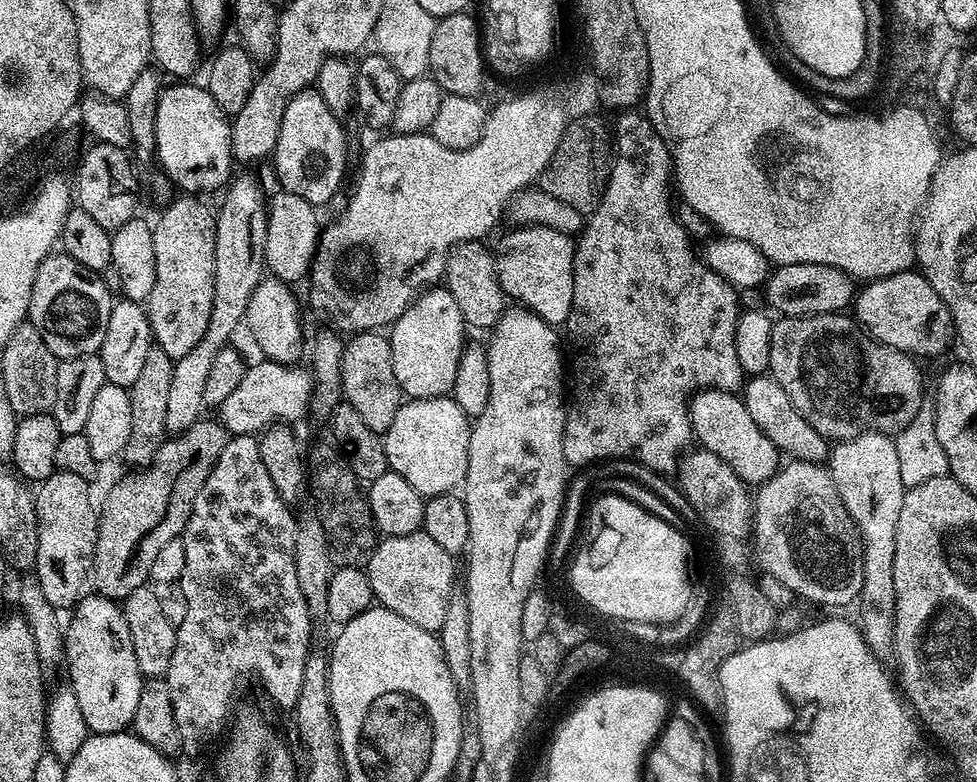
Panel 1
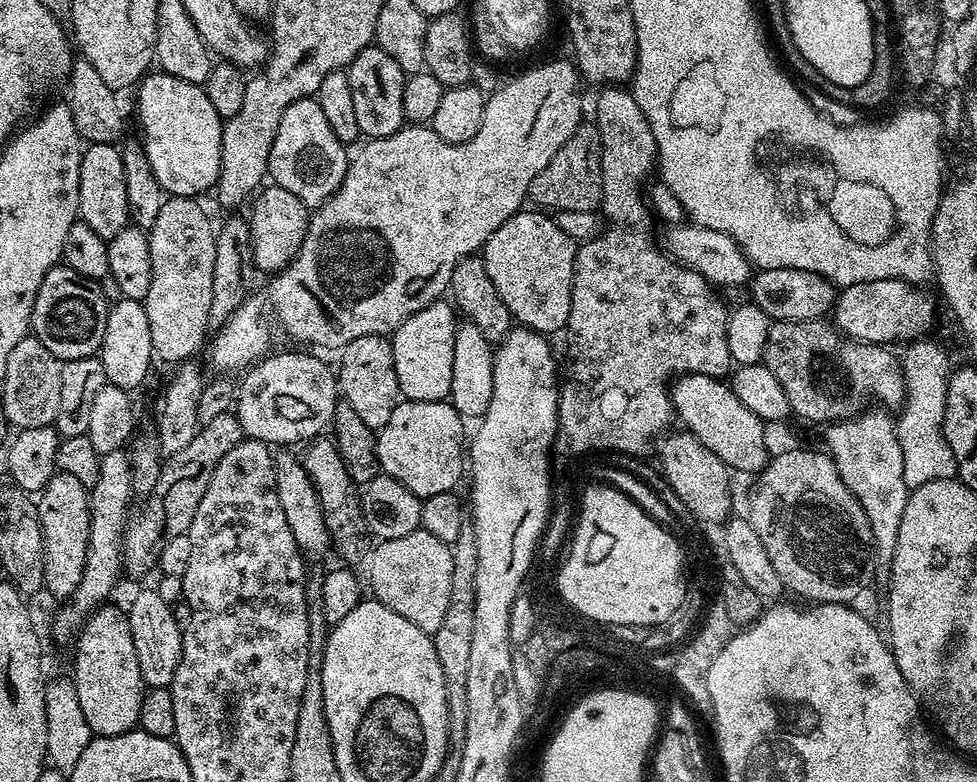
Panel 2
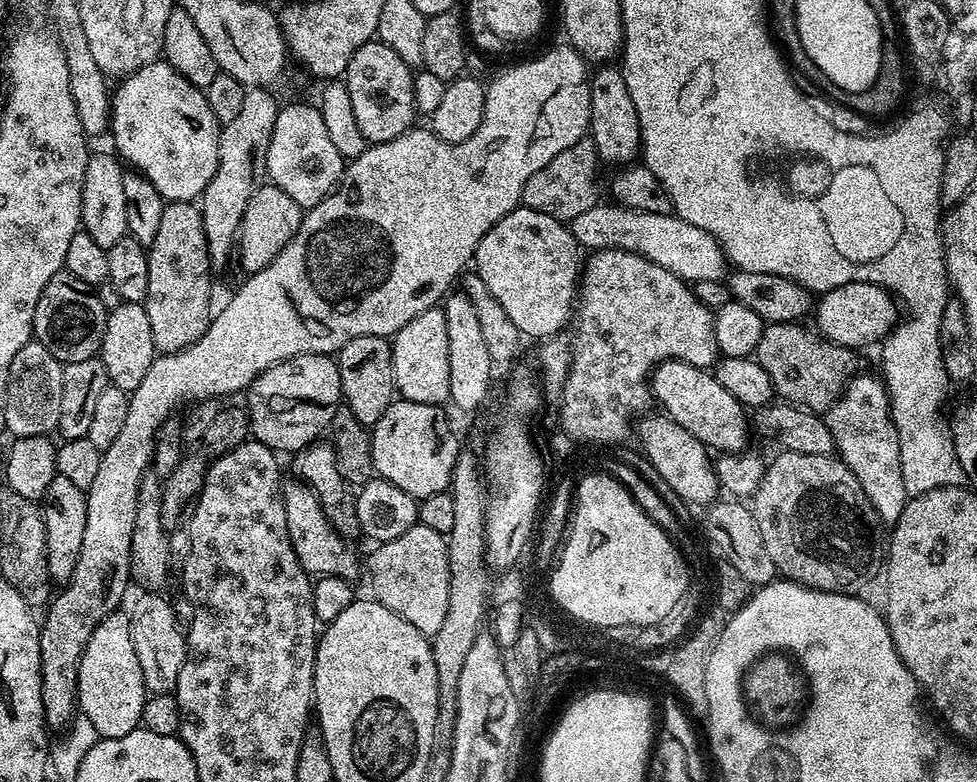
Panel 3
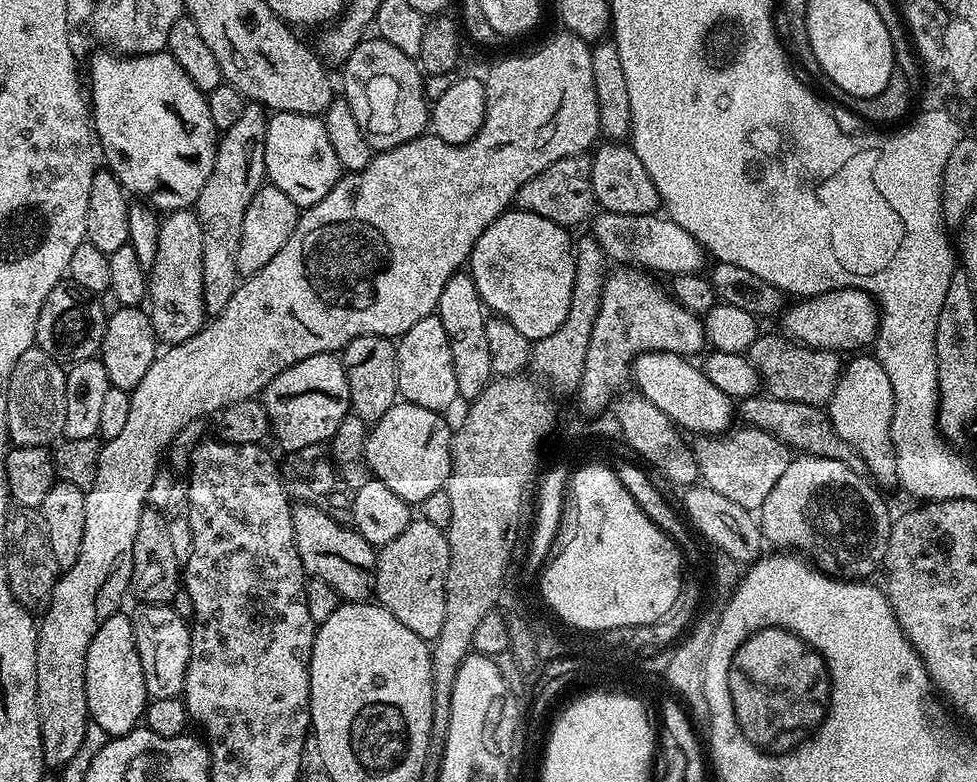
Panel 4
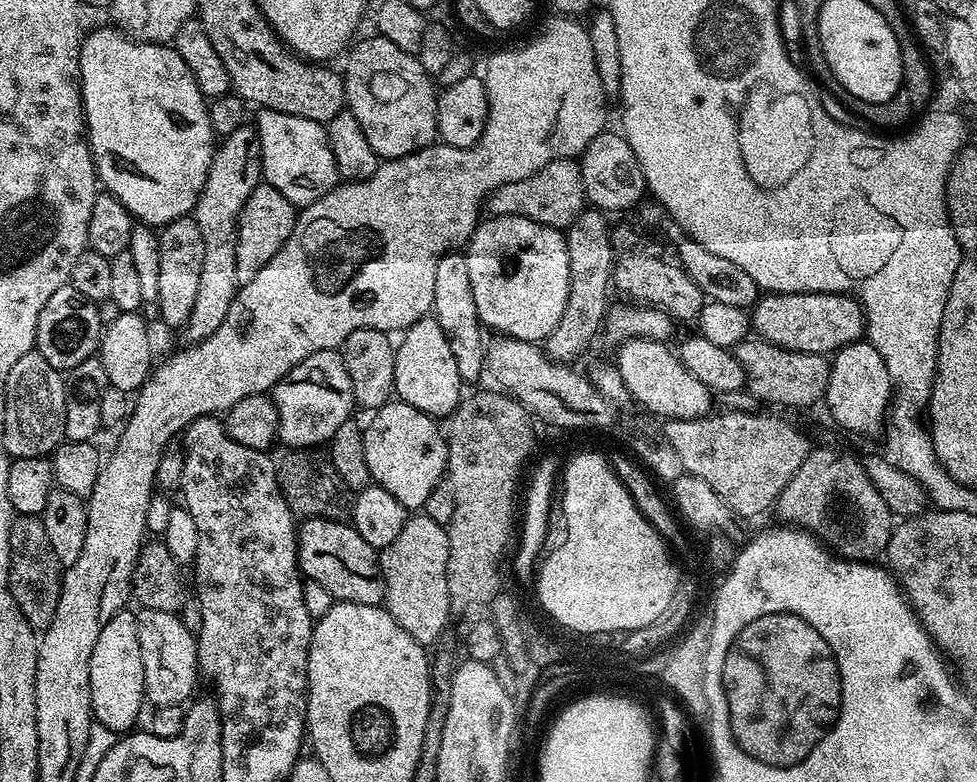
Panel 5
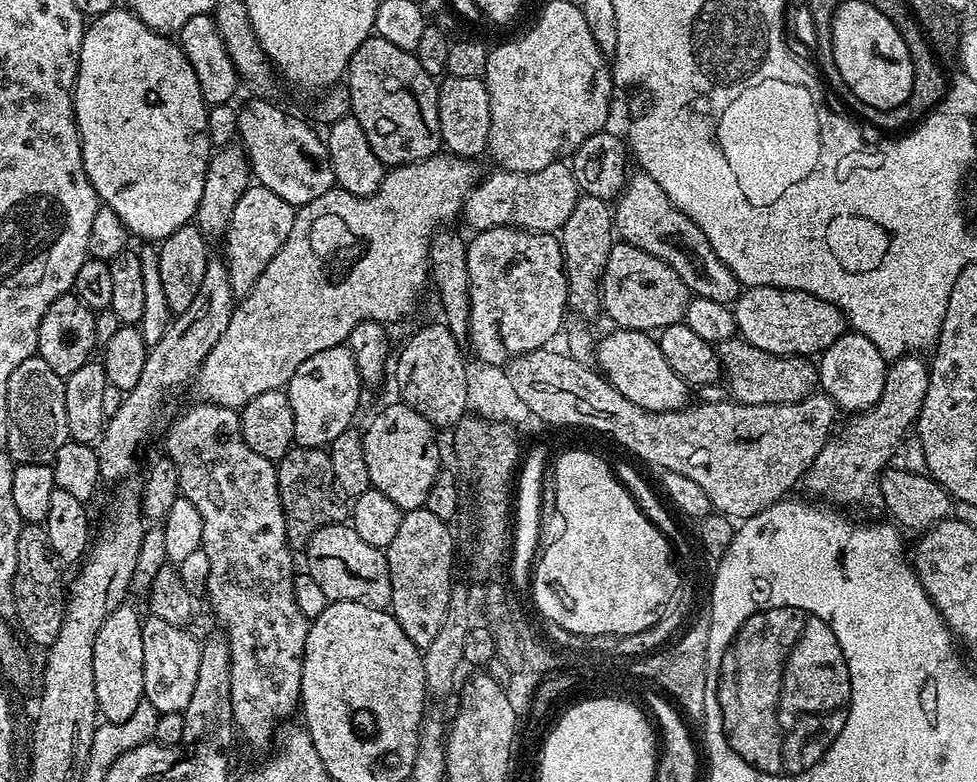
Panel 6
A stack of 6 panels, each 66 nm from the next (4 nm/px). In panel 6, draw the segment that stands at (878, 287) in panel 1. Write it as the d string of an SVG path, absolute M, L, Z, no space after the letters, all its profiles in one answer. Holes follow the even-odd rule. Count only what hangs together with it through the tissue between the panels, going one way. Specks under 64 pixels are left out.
M778 286L745 287L734 305L739 339L779 356L815 357L846 331L844 311L814 294Z

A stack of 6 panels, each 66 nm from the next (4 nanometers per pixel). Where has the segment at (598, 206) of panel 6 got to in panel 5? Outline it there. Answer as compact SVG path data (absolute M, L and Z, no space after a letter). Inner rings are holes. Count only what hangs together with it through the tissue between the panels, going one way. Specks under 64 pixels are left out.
M585 207L576 221L566 230L566 250L570 254L570 294L566 298L566 310L558 326L542 342L551 360L560 364L575 365L576 359L592 344L599 328L603 329L610 311L608 291L613 291L612 269L616 267L618 253L612 247L609 217L598 208Z

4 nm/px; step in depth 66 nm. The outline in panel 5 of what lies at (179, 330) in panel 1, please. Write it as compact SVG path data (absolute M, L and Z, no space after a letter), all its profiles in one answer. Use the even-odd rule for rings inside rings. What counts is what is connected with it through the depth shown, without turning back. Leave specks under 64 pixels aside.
M187 215L163 225L158 235L160 249L158 250L158 302L156 305L160 308L159 319L164 320L166 327L180 330L190 318L190 310L194 310L194 298L198 294L198 278L202 278L202 234L198 231L195 219Z

